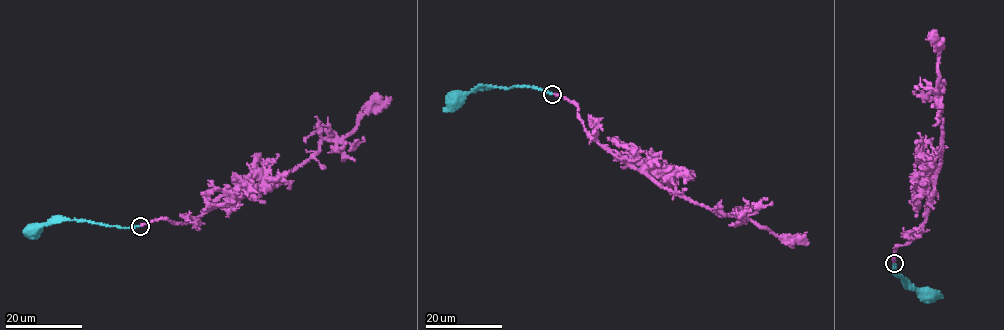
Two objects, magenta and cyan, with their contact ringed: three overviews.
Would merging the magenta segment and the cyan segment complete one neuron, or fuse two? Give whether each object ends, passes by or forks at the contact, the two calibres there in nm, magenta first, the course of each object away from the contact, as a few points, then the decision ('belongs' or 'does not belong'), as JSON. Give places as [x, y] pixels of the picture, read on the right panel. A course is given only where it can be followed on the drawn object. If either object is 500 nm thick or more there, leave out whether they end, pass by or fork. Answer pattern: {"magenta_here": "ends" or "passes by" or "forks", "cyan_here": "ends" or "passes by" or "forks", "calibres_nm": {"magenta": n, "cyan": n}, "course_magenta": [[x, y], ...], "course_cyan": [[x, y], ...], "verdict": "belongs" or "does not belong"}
{"magenta_here": "ends", "cyan_here": "ends", "calibres_nm": {"magenta": 240, "cyan": 240}, "course_magenta": [[894, 263], [897, 246], [909, 243], [920, 234], [940, 161], [941, 102], [936, 90], [940, 52], [934, 30]], "course_cyan": [[894, 263], [894, 274], [901, 277], [905, 285], [931, 292], [930, 295]], "verdict": "belongs"}

